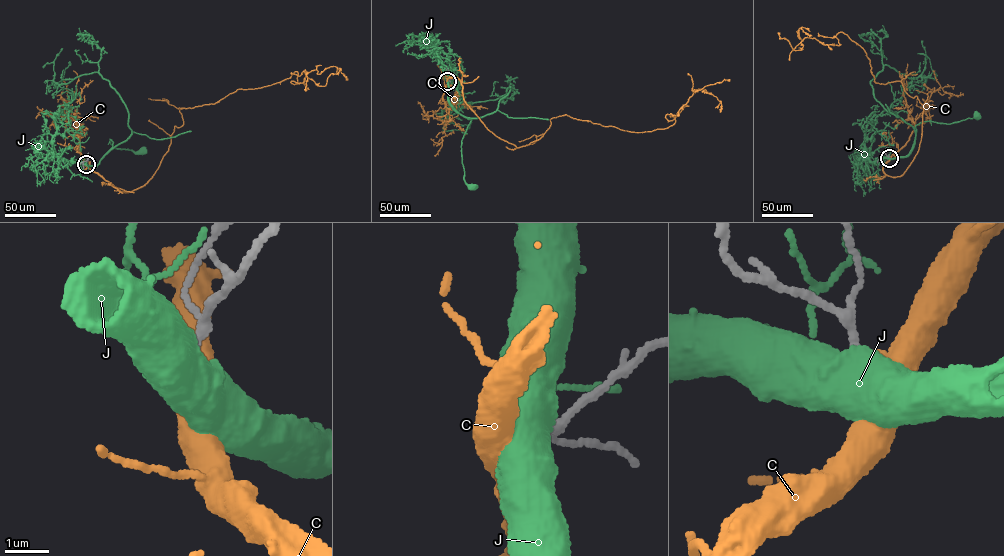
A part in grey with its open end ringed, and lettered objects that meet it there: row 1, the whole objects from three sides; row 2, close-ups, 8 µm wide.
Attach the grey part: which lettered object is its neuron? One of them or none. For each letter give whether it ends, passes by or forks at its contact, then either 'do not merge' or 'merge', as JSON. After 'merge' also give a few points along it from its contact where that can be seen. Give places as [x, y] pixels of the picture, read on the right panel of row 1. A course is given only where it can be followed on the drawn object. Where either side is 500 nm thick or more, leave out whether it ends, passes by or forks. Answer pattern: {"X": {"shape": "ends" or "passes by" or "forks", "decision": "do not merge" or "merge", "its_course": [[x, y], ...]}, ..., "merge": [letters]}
{"C": {"shape": "ends", "decision": "merge", "its_course": [[889, 158], [885, 174], [901, 176], [917, 152], [917, 97], [874, 81], [843, 32], [796, 50], [778, 33]]}, "J": {"decision": "do not merge"}, "merge": ["C"]}

